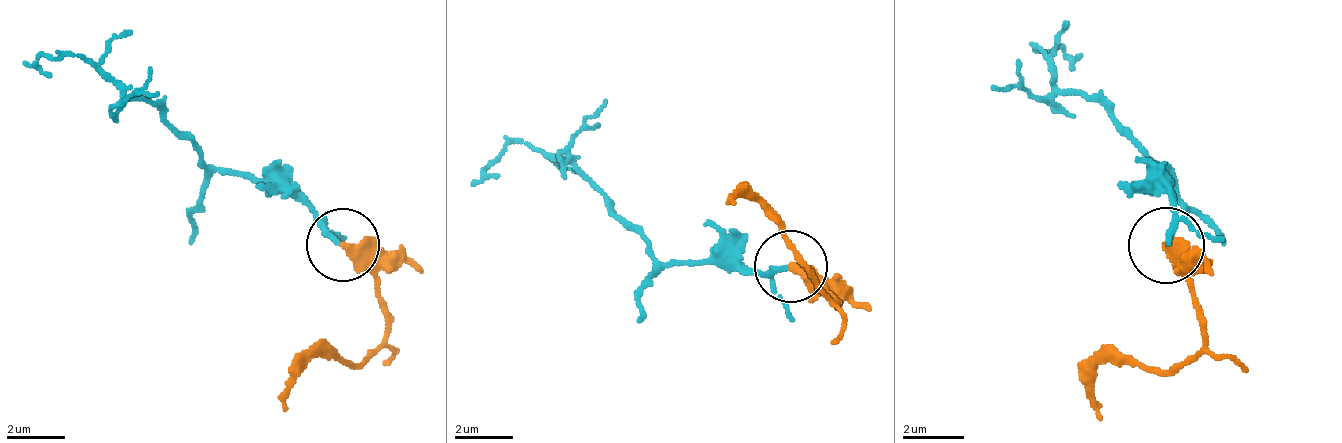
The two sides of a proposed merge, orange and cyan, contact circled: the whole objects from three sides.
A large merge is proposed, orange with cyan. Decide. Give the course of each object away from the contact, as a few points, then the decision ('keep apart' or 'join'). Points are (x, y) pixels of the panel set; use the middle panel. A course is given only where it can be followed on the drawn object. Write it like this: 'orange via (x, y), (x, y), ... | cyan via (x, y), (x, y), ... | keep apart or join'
orange via (792, 264), (821, 293), (836, 301), (763, 206), (734, 206) | cyan via (785, 264), (661, 264), (567, 162), (523, 141), (472, 184) | join

